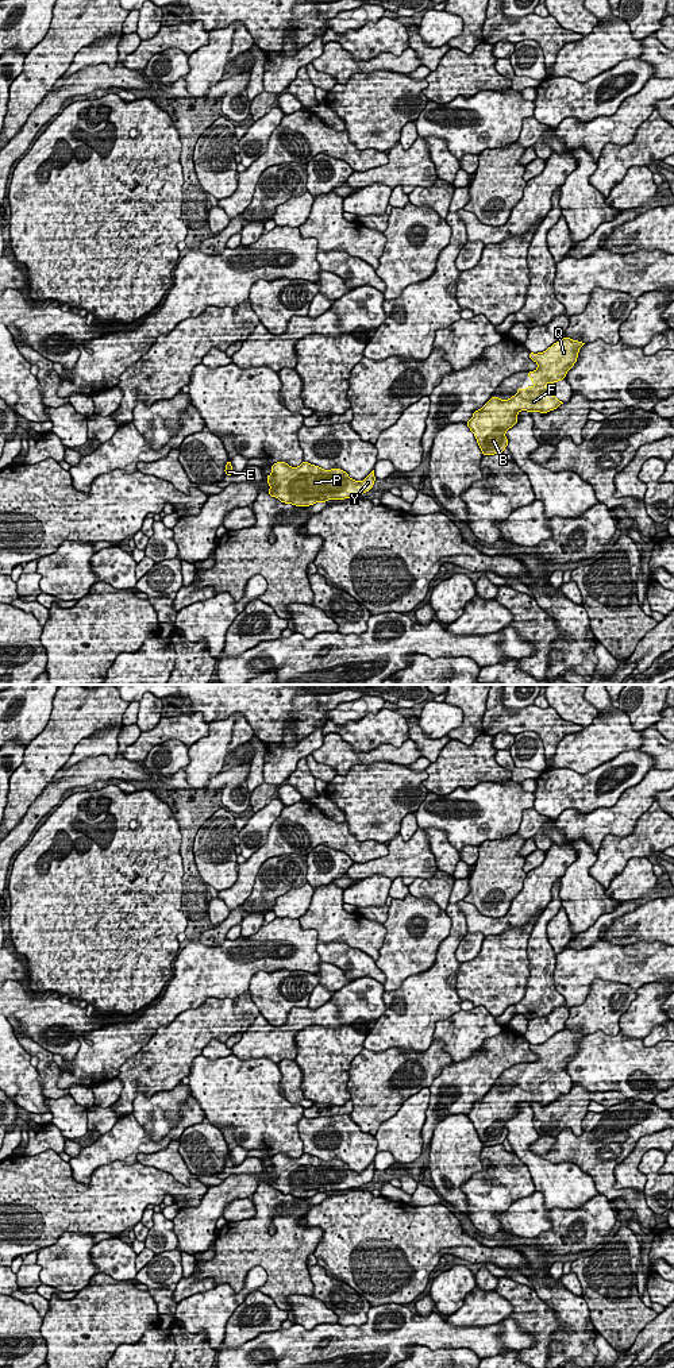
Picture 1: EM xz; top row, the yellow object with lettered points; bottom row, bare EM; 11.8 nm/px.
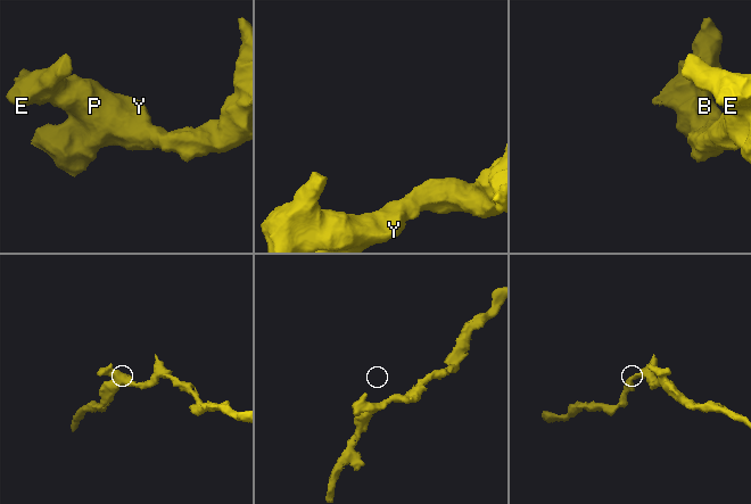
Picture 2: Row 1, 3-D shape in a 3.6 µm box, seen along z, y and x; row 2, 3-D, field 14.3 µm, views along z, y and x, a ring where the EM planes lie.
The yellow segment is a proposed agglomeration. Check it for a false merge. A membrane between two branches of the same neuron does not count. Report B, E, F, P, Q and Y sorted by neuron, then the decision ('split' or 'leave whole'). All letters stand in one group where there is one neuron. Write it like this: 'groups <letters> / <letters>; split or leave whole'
groups B E F P Q Y; leave whole

